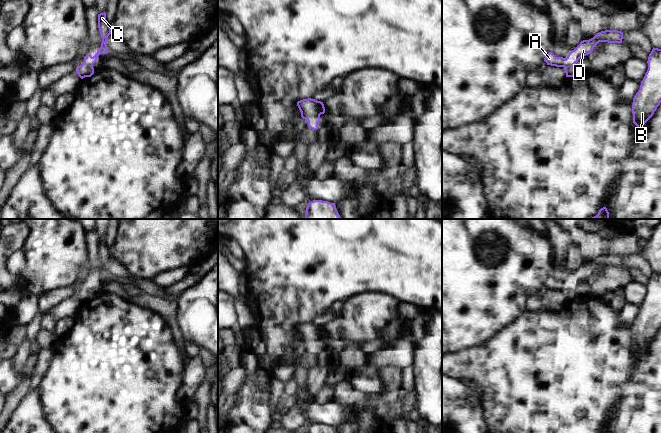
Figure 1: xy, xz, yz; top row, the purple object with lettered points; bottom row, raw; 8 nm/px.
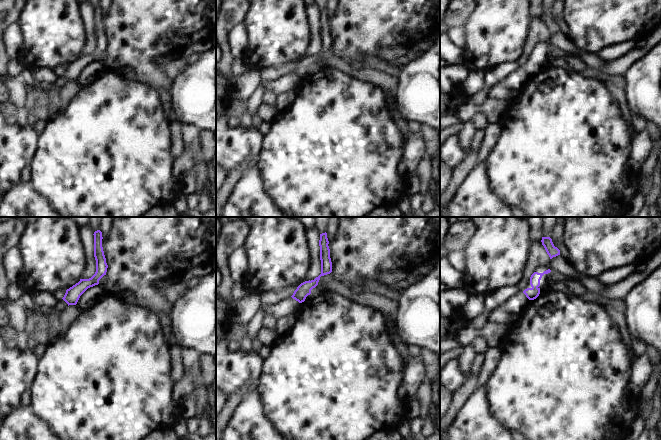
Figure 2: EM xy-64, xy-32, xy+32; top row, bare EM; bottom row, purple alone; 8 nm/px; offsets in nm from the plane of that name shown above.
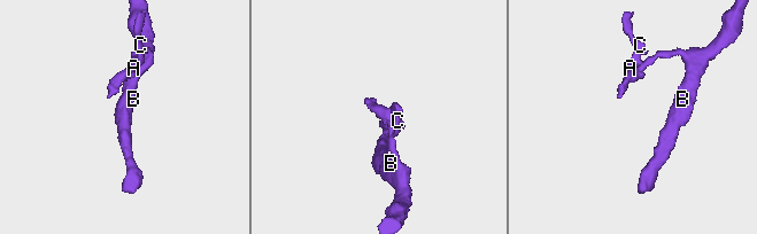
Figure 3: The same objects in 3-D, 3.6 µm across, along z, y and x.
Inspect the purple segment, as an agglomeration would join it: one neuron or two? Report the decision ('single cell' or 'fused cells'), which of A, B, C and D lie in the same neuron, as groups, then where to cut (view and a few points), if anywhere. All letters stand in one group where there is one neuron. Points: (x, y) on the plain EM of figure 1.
single cell; groups A B C D; cut none

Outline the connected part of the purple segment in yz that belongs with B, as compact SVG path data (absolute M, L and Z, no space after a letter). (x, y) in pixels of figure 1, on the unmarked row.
M654 272L648 281L648 294L633 322L633 347L641 354L661 327L661 273Z

